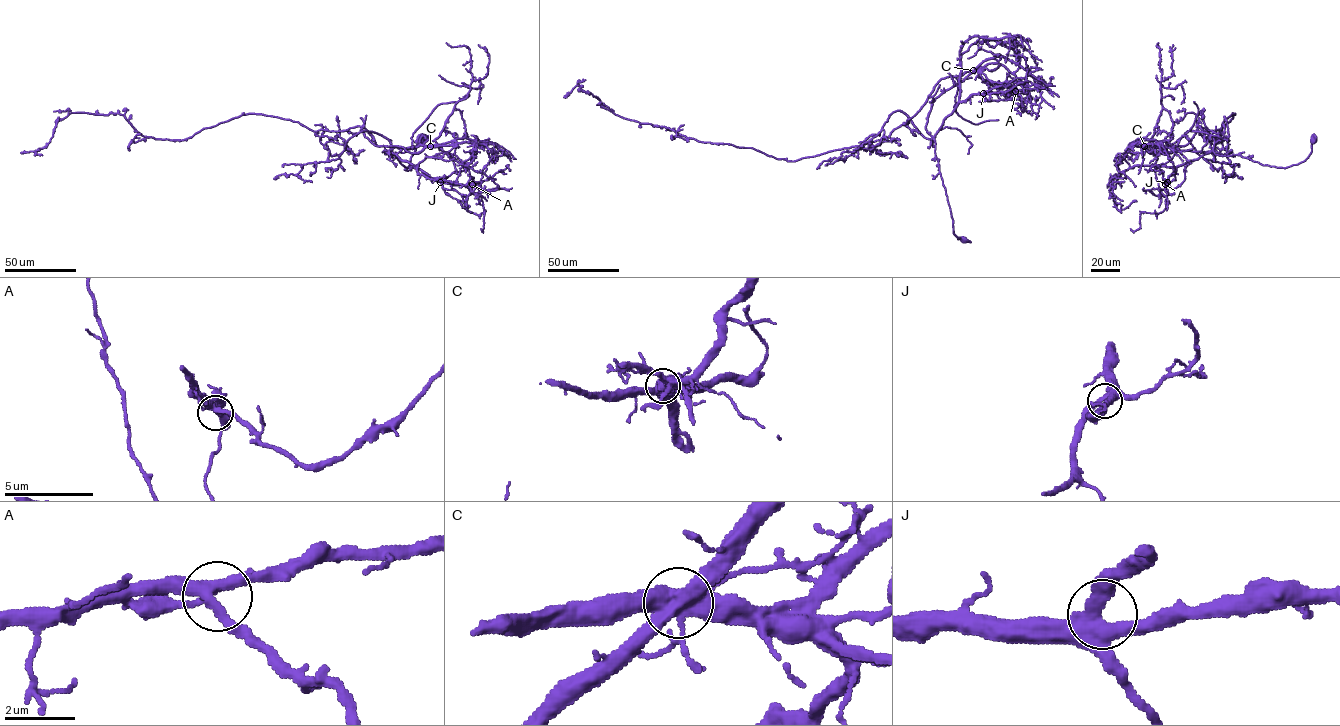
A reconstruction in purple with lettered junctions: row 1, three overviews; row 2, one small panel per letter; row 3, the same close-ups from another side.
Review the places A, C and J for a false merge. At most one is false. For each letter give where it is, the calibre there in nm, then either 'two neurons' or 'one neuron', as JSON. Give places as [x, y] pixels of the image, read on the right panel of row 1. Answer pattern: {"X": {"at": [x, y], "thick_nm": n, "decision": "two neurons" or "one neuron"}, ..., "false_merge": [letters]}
{"A": {"at": [1165, 184], "thick_nm": 280, "decision": "one neuron"}, "C": {"at": [1144, 146], "thick_nm": 550, "decision": "two neurons"}, "J": {"at": [1167, 182], "thick_nm": 400, "decision": "one neuron"}, "false_merge": ["C"]}

